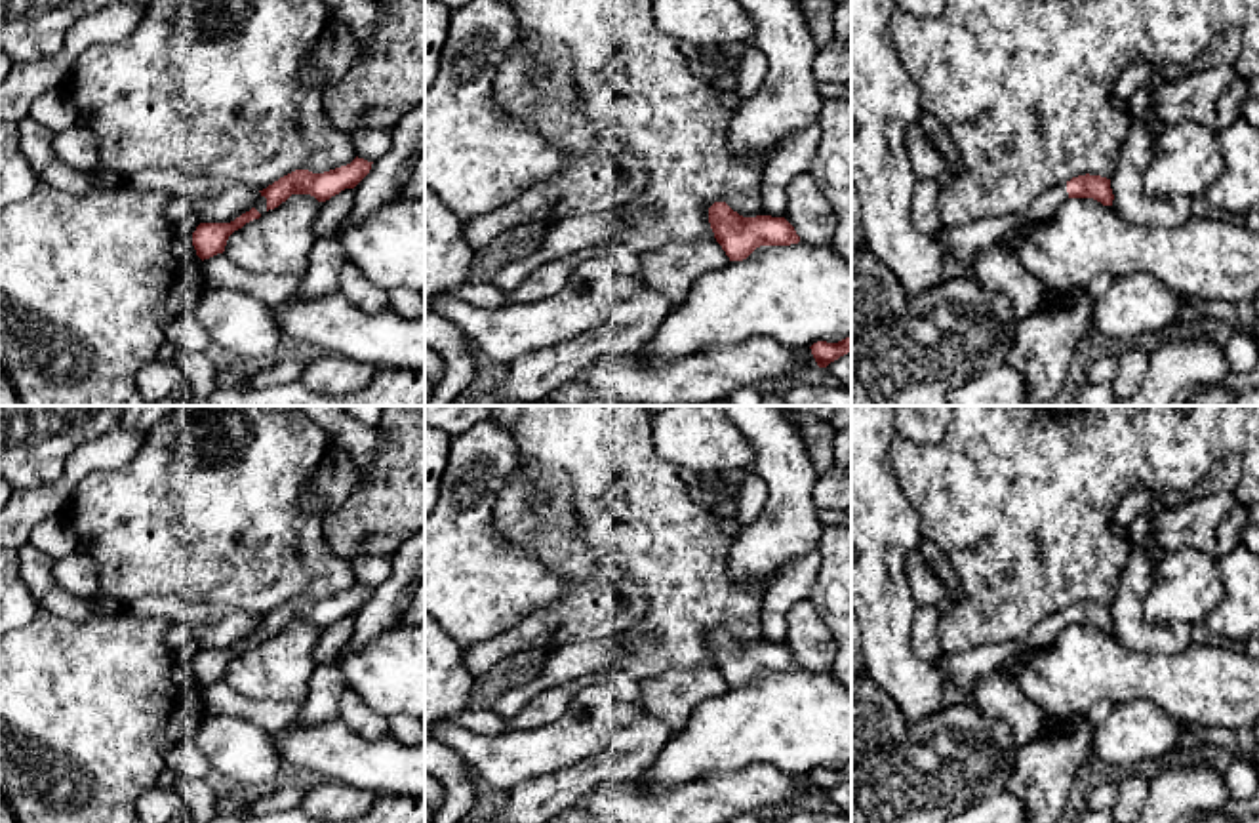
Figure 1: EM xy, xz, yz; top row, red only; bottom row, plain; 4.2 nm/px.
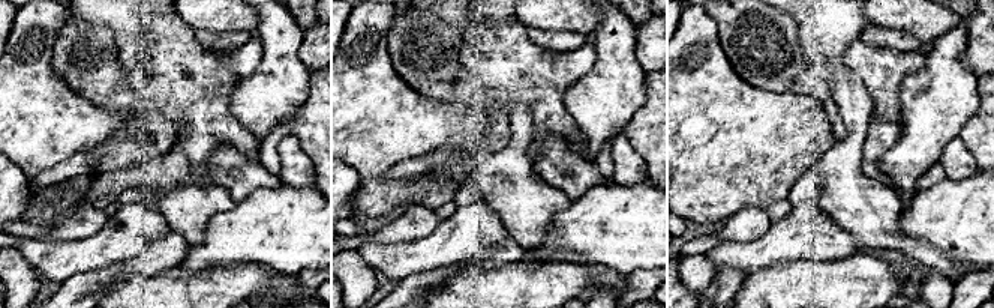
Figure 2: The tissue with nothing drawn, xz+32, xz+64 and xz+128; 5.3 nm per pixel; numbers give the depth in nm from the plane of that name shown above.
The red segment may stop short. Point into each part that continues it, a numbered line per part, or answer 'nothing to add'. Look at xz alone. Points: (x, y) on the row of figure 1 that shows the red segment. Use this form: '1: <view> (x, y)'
nothing to add

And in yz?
1: yz (964, 242)

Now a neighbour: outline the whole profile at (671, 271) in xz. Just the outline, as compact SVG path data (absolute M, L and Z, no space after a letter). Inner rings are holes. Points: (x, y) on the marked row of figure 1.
M716 240L691 246L669 244L638 255L644 286L665 295L672 307L684 303L688 291L703 274L729 263Z

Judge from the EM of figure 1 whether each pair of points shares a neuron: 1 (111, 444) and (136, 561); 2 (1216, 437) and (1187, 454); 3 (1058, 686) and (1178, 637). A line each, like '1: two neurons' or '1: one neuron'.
1: two neurons
2: one neuron
3: two neurons

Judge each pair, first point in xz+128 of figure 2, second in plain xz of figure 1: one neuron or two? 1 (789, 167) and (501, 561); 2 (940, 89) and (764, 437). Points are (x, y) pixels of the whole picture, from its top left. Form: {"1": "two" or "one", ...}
{"1": "one", "2": "one"}

